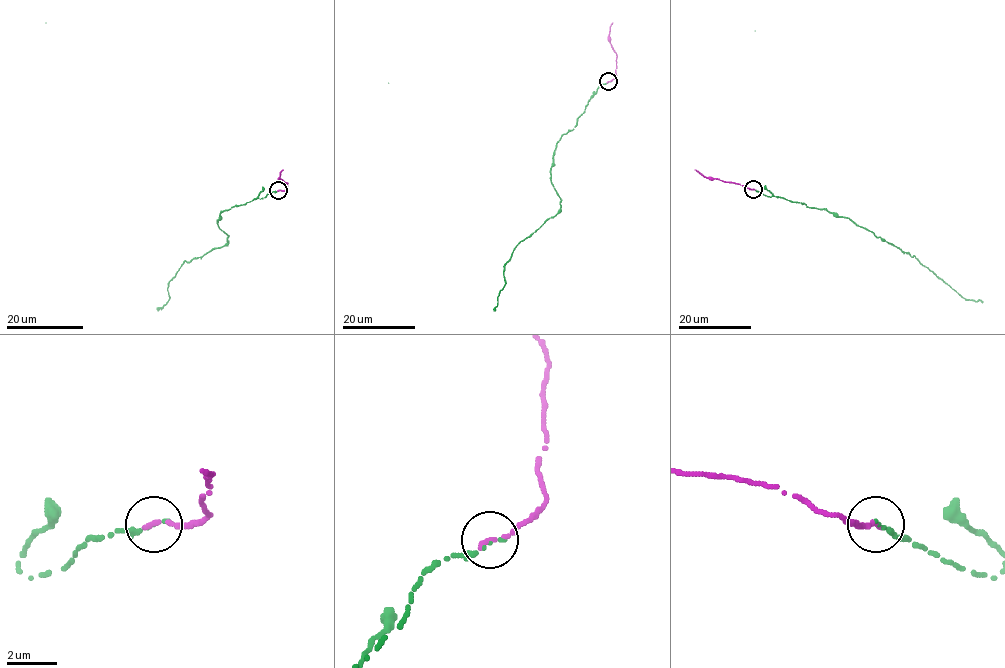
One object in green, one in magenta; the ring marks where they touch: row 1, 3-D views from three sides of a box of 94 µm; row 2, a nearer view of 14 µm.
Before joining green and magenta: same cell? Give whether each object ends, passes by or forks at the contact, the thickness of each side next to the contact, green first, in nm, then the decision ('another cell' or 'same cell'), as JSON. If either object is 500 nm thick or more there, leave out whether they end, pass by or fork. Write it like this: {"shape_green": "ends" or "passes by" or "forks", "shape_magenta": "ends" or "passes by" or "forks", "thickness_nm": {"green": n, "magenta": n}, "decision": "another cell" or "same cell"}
{"shape_green": "ends", "shape_magenta": "ends", "thickness_nm": {"green": 130, "magenta": 200}, "decision": "same cell"}

